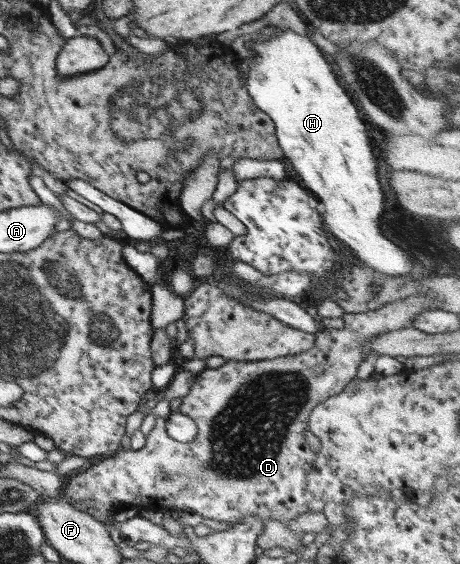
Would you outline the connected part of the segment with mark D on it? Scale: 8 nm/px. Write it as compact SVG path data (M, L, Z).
M424 294L410 296L404 301L396 301L396 303L384 305L380 309L365 313L345 313L342 319L344 320L344 328L334 329L321 327L319 332L315 334L315 344L312 349L307 349L295 355L284 357L274 357L274 359L262 361L234 361L227 360L225 364L218 369L205 368L200 371L195 377L195 383L190 388L190 391L182 398L183 402L178 407L180 413L191 417L198 426L197 436L190 443L180 443L172 439L164 428L164 419L160 416L156 418L156 423L152 431L147 435L146 443L142 449L135 451L116 451L110 458L100 461L97 465L92 465L88 470L74 474L65 480L65 488L63 489L62 499L70 504L75 504L77 501L86 501L90 505L90 509L85 510L94 517L96 521L104 524L106 519L110 518L118 509L123 509L124 506L137 507L141 510L148 509L152 512L160 512L161 509L180 509L180 511L190 511L190 513L202 515L202 518L216 519L217 522L234 525L238 521L244 521L246 517L258 517L264 523L268 521L290 522L292 518L307 513L311 505L309 503L309 494L307 493L307 475L313 469L313 461L317 457L316 452L310 449L306 443L304 431L308 430L309 415L311 411L329 397L342 393L355 378L357 378L358 368L361 361L365 359L362 353L362 345L371 343L375 335L386 333L387 331L396 331L404 328L410 328L412 320L422 314L434 310L436 305L430 301L430 298Z

